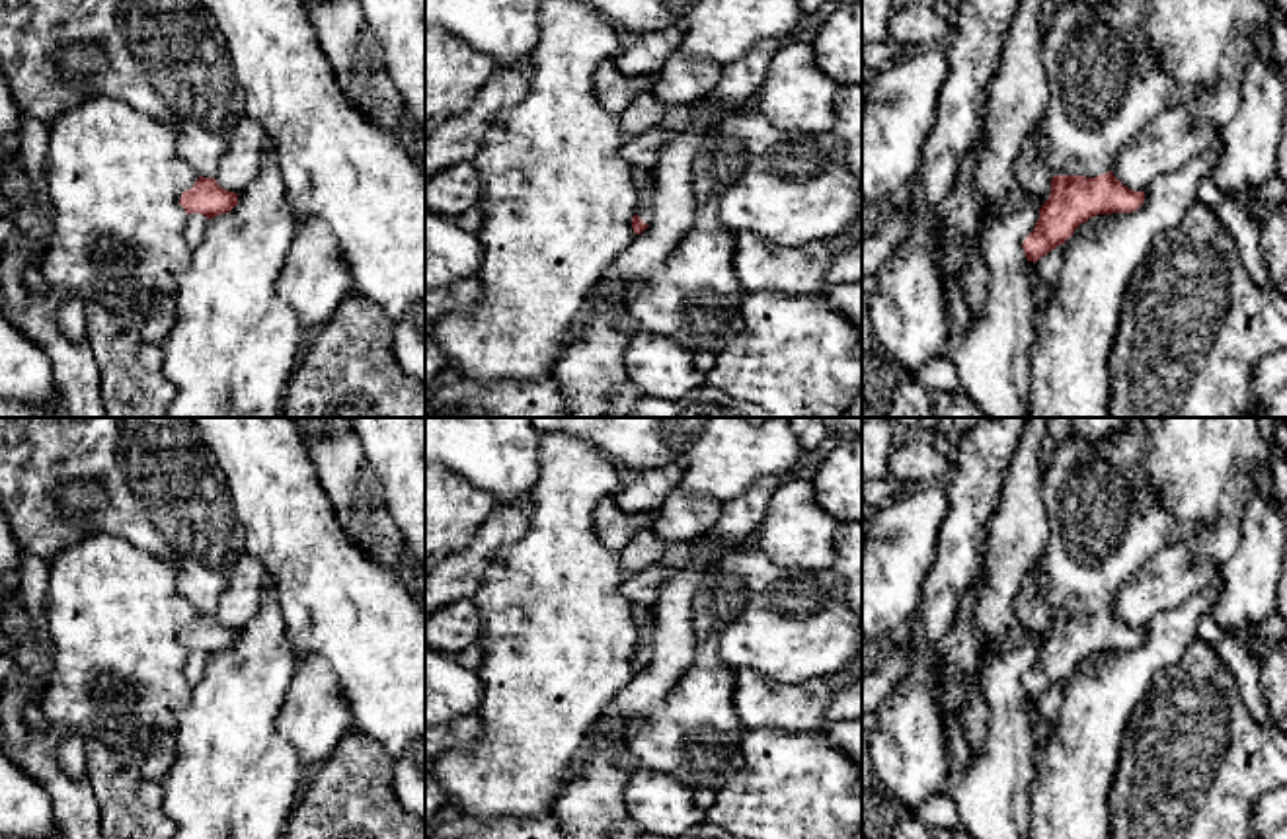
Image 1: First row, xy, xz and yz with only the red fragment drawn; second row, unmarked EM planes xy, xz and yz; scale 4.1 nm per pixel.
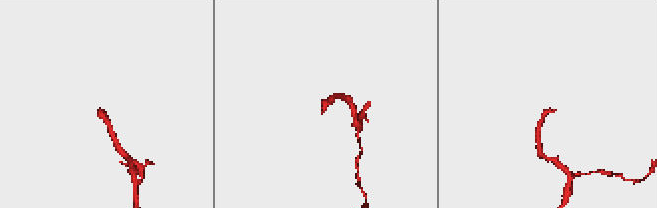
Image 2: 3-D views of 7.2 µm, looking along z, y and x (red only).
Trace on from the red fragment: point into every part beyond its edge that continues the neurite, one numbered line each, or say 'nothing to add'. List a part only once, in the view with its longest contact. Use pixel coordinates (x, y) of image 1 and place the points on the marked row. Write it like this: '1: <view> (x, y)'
1: yz (1104, 80)

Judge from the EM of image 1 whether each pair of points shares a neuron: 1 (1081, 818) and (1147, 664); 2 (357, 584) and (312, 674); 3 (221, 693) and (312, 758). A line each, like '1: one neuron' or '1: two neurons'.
1: one neuron
2: two neurons
3: two neurons

